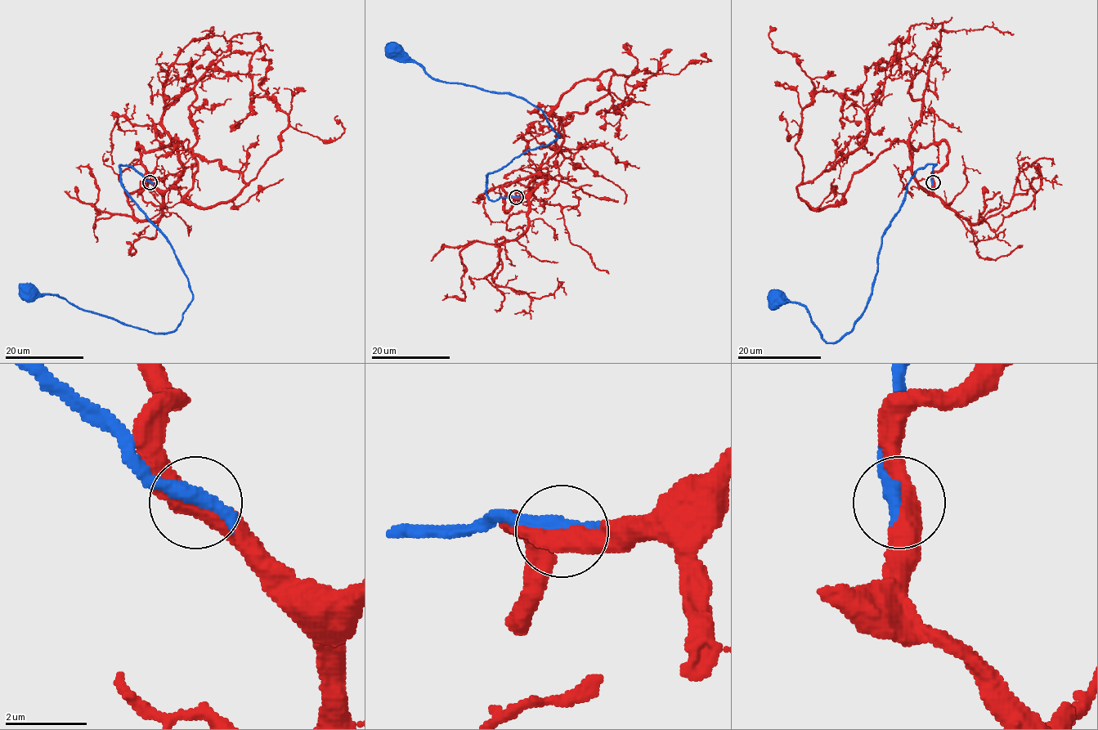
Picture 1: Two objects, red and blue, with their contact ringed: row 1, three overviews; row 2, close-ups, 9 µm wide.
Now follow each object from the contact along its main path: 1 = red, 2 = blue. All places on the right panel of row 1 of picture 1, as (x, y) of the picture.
1: (933, 181), (926, 191), (895, 140), (843, 199), (812, 209), (795, 147), (814, 84), (773, 47), (777, 29)
2: (933, 181), (934, 164), (910, 181), (882, 239), (865, 312), (838, 340), (826, 342), (804, 306), (778, 297)

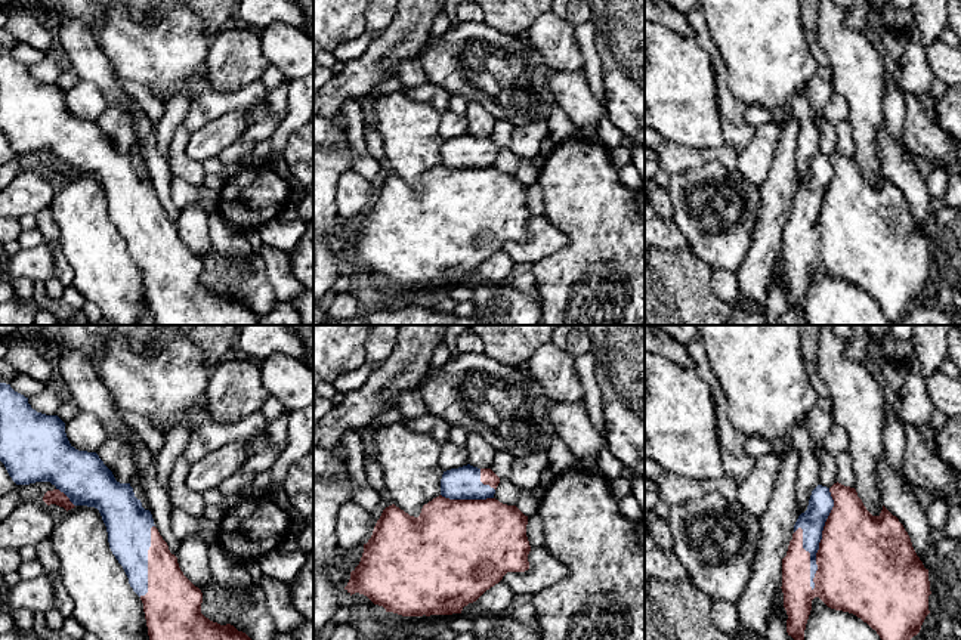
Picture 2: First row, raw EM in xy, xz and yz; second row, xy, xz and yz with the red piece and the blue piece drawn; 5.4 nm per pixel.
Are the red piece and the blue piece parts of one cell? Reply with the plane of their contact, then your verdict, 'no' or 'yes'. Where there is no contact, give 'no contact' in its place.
yz | yes

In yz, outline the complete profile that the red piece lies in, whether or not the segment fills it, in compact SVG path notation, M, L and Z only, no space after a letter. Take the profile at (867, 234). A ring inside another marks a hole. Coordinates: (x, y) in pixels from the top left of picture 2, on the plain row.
M838 151L831 157L818 154L812 160L782 228L781 257L788 284L787 302L801 313L815 266L866 291L893 325L899 325L920 302L930 282L928 238L917 225L903 194L884 174L878 185L872 185L856 158Z

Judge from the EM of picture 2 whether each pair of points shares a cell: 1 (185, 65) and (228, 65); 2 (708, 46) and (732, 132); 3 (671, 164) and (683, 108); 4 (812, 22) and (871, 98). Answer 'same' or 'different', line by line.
1: different
2: same
3: different
4: different

